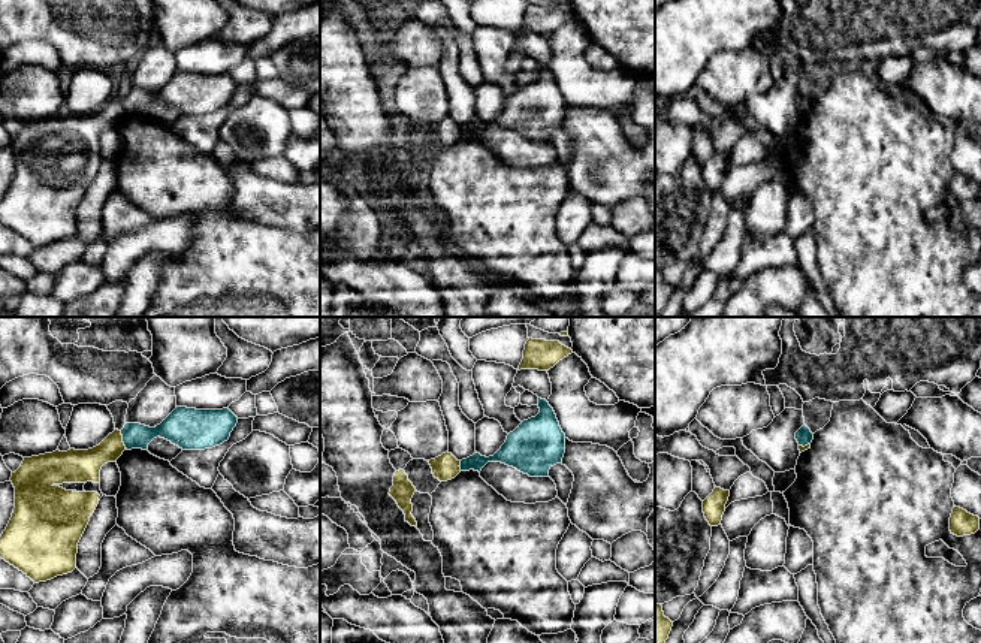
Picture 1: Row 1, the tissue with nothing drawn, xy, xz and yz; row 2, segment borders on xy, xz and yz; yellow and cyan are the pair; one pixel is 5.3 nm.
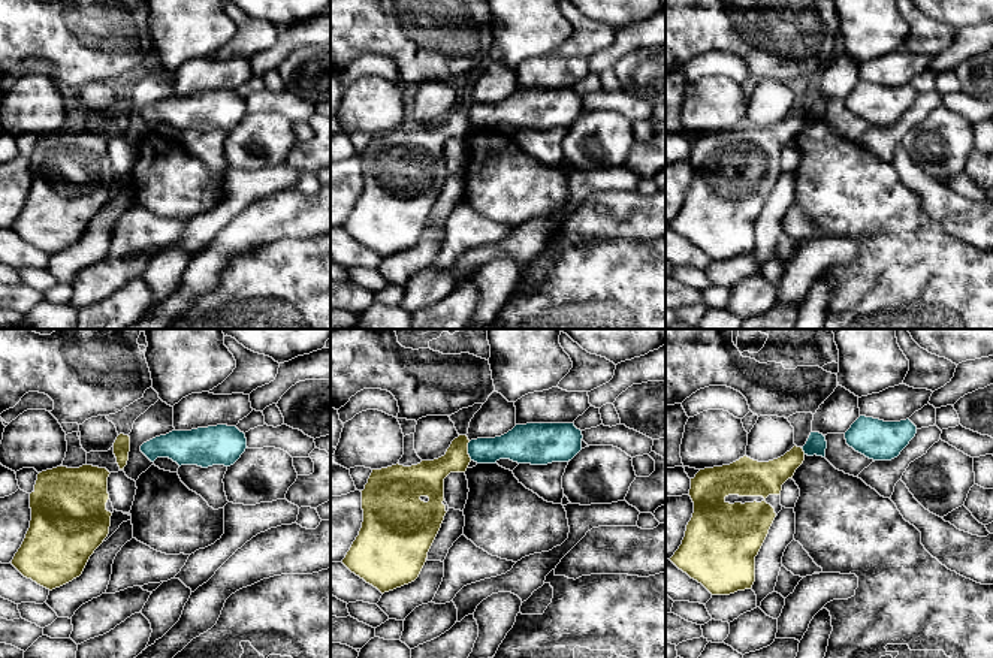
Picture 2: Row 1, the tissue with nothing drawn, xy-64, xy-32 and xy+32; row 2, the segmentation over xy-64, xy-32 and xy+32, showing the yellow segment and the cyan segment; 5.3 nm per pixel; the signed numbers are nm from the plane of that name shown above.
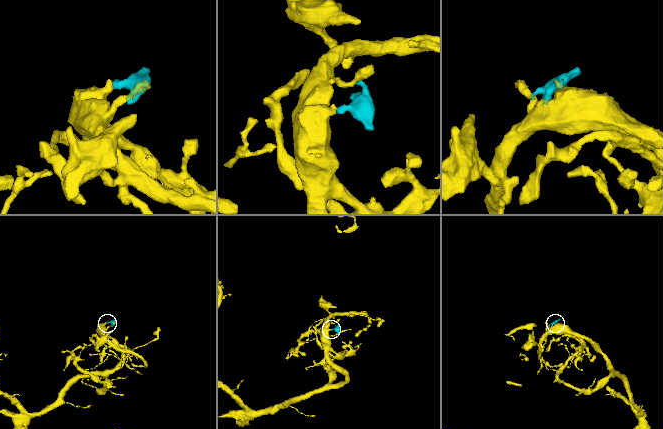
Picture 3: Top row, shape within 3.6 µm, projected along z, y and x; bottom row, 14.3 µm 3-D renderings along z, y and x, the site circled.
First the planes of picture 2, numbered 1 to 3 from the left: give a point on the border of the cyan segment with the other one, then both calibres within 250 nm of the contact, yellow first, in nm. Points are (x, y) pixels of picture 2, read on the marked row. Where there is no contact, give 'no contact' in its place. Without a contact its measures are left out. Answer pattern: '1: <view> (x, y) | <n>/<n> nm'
1: no contact
2: xy-32 (467, 450) | 170/150 nm
3: xy+32 (802, 450) | 180/110 nm

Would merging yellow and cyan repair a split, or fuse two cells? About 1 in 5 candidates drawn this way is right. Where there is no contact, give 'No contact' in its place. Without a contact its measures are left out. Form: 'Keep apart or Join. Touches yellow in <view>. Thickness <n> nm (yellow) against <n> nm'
Keep apart. Touches yellow in xy. Thickness 180 nm (yellow) against 140 nm

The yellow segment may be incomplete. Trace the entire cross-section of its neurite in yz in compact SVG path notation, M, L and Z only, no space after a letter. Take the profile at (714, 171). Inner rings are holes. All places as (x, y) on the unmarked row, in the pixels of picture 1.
M715 151L713 157L703 166L703 178L710 191L721 190L728 161L730 156Z

